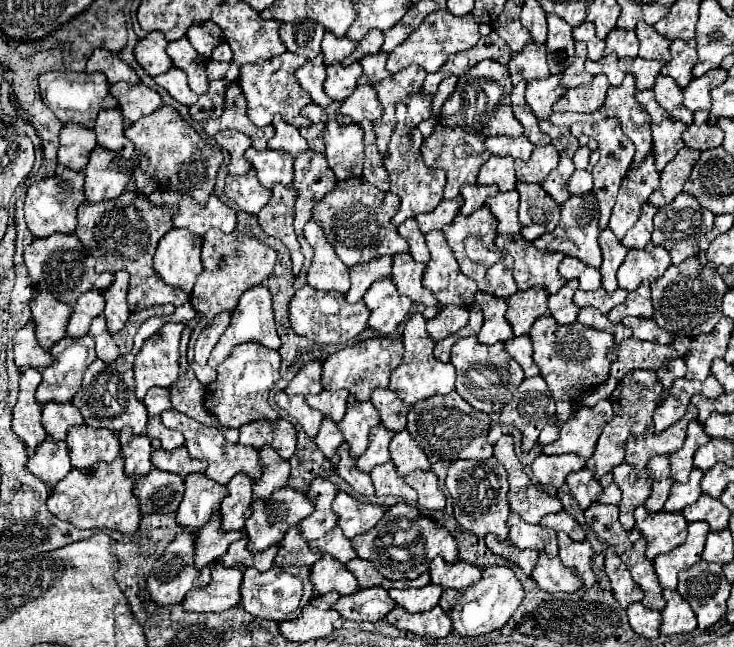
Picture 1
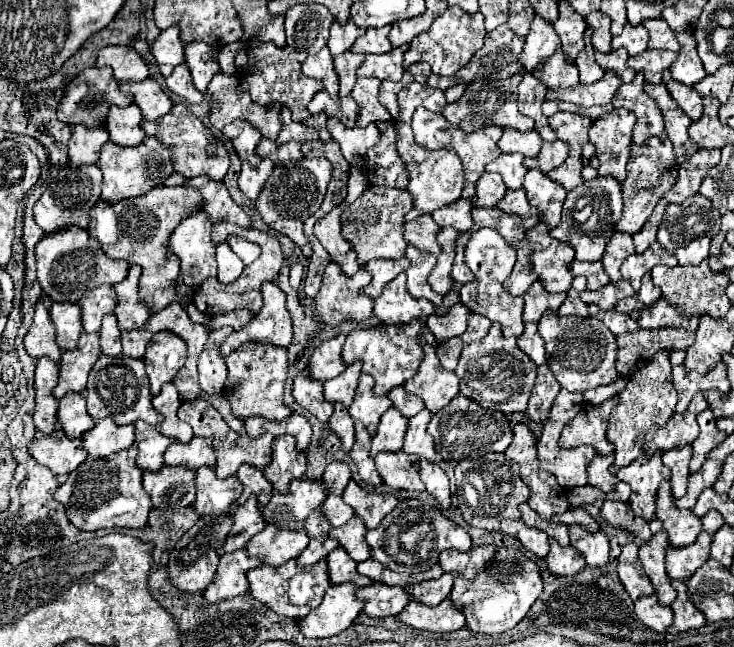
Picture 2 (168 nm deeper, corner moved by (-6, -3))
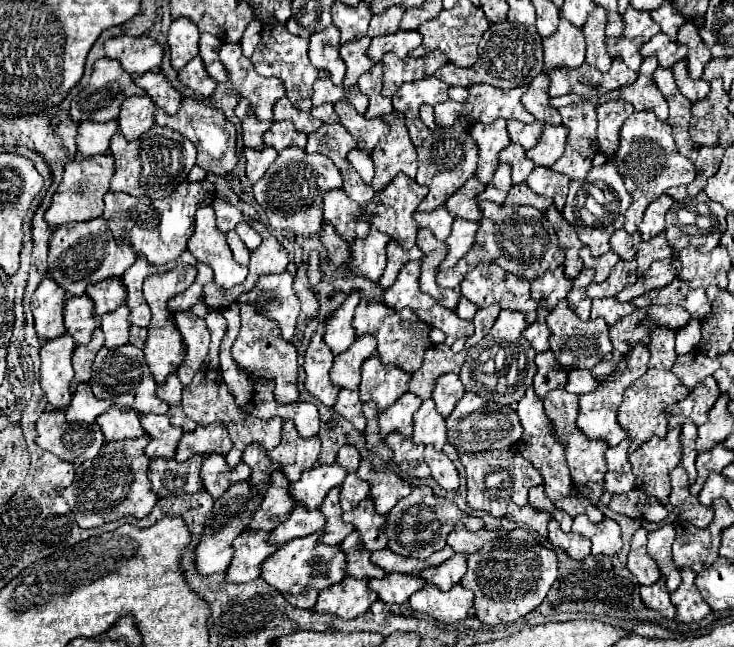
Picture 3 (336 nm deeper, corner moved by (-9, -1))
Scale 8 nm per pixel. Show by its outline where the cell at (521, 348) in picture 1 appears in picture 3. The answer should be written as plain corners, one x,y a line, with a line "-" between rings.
539,309
539,317
535,323
531,323
527,329
525,329
525,339
531,343
531,347
537,351
537,353
543,353
549,349
549,327
545,323
545,311

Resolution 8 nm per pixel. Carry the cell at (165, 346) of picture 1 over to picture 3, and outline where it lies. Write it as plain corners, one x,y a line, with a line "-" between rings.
155,307
151,311
151,323
147,327
147,339
145,339
145,361
157,381
157,385
163,385
167,375
175,373
185,357
183,337
173,325
173,317
167,307

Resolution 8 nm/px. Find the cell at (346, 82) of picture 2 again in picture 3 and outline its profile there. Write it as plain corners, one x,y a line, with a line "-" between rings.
361,37
361,39
347,41
345,45
341,45
341,59
347,65
347,73
343,79
345,87
355,87
359,75
365,73
369,67
373,67
373,61
367,55
369,43
371,43
369,37

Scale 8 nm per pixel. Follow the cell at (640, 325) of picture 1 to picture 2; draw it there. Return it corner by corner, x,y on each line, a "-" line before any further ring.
660,299
658,303
642,309
632,311
630,317
642,327
642,329
656,329
656,327
686,327
686,331
696,331
698,317
680,317
680,311
670,305
666,299

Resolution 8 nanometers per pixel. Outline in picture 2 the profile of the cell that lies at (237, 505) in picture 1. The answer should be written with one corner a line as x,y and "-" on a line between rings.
242,465
236,473
236,477
242,481
244,485
244,493
240,495
238,503
244,503
250,495
256,495
258,499
258,507
264,507
270,501
272,495
272,485
270,481
264,477
262,469
256,469
252,465

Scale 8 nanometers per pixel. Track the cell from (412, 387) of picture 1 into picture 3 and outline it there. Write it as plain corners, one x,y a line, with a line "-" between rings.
447,373
441,375
435,381
435,391
433,391
433,401
437,403
437,411
443,417
449,417
449,413
455,409
457,401
465,395
465,387
459,379
457,373

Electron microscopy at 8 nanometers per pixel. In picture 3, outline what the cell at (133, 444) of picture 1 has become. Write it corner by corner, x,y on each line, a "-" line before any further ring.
141,415
141,425
145,433
151,435
151,443
145,449
145,455
155,459
155,457
165,457
173,459
175,457
175,447
183,435
181,427
171,425
169,415

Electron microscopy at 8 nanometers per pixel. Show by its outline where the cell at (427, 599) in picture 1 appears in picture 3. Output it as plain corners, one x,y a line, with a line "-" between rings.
455,553
449,561
443,561
437,567
427,567
421,571
421,577
427,579
427,583
439,587
441,591
451,589
461,581
467,569
467,557
463,553

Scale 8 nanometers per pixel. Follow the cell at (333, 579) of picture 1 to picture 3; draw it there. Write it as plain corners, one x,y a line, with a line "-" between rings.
353,531
349,537
343,539
341,549
347,555
347,575
357,577
357,579
363,579
363,577
381,579
381,577
387,575
381,567
373,565
371,553
365,549
365,545
361,545
357,531

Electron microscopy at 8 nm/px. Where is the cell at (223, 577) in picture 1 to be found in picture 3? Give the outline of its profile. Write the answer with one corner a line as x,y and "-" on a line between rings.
245,529
245,533
241,533
241,537
237,537
233,541
233,547
235,547
235,555
233,555
233,561
227,569
227,581
231,583
245,583
245,581
253,581
261,575
261,565
263,561
275,553
279,549
279,545
269,545
267,539
269,539
269,533
271,531
259,531
259,529

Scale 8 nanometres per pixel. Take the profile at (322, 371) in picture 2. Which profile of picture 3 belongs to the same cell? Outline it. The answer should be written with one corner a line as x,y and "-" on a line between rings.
359,291
349,293
347,299
343,301
343,305
333,313
333,319
327,323
325,343
331,347
331,351
335,355
343,353
355,341
355,329
353,329
351,321
353,321
353,313
355,313
359,299
361,299

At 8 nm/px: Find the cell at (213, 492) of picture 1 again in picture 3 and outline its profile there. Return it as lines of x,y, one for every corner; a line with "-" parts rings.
211,453
209,457
205,457
201,467
203,485
213,495
213,499
219,499
225,493
225,489
229,489
229,485
239,483
249,475
251,475
249,465
241,461
237,467
229,467
225,461
225,455
221,453

